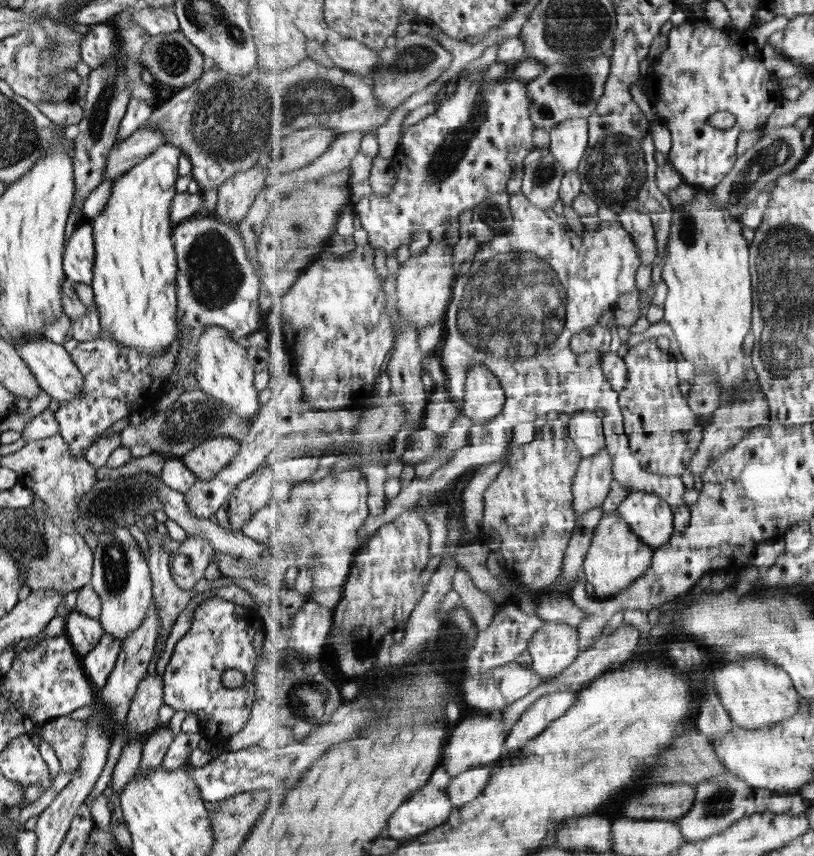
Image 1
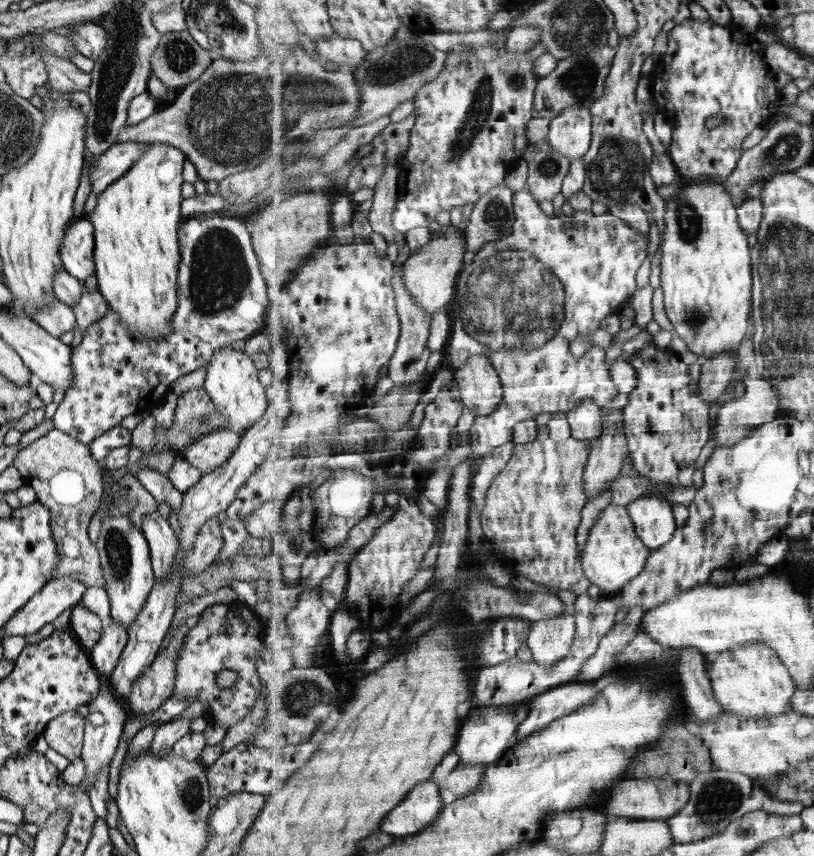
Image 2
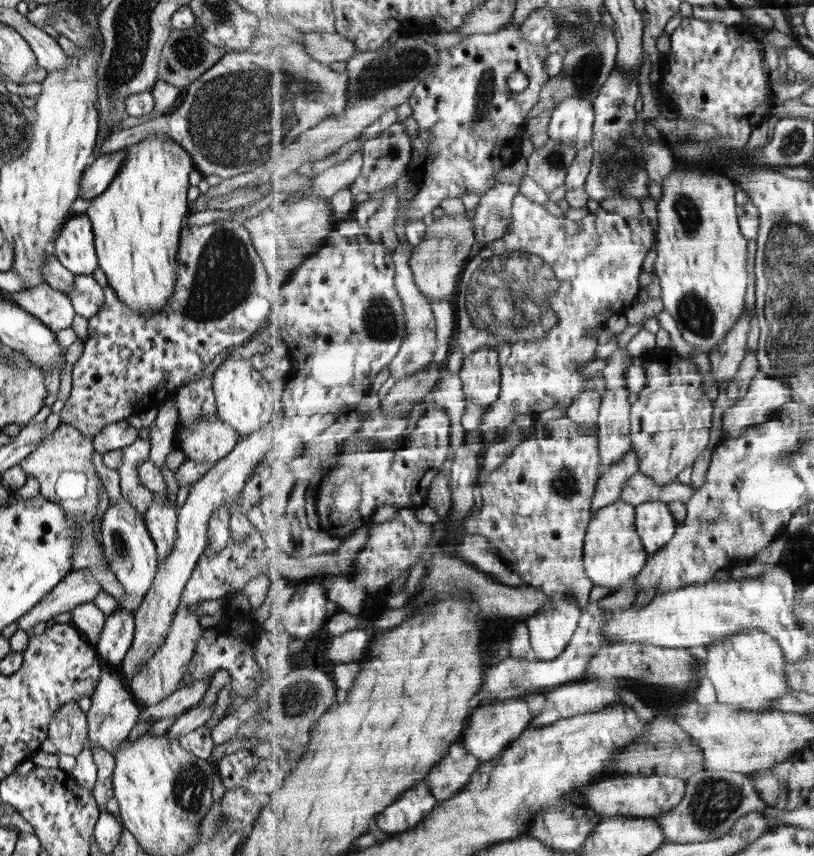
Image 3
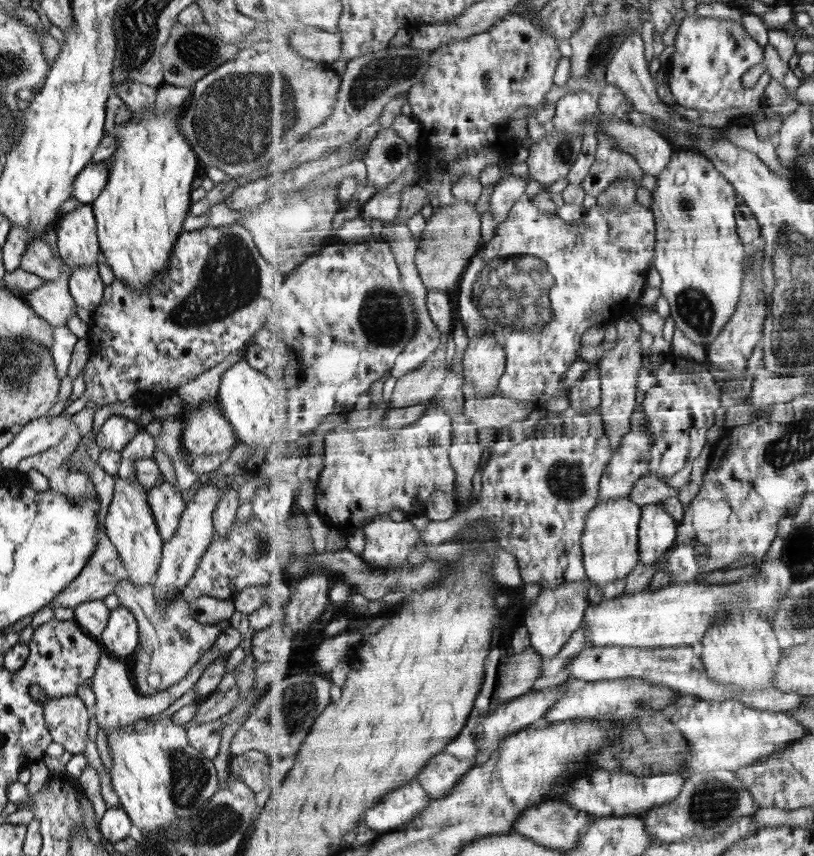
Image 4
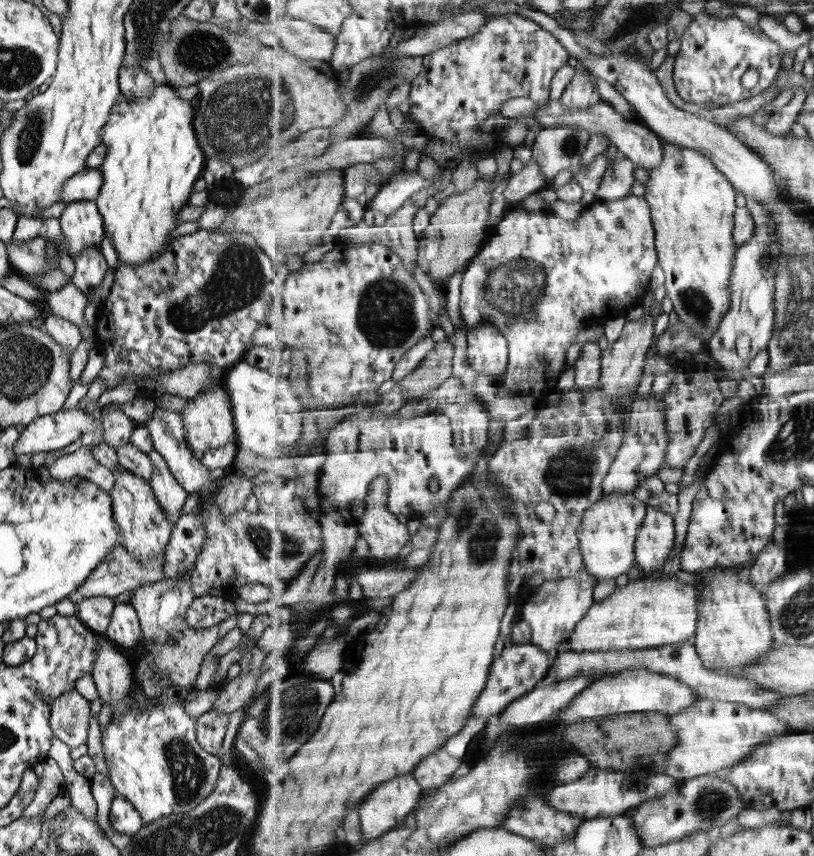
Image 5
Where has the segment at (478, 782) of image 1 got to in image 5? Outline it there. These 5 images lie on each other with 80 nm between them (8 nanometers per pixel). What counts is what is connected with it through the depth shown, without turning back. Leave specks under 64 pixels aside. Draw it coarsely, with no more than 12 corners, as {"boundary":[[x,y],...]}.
{"boundary":[[439,748],[412,775],[424,790],[451,780],[461,766]]}

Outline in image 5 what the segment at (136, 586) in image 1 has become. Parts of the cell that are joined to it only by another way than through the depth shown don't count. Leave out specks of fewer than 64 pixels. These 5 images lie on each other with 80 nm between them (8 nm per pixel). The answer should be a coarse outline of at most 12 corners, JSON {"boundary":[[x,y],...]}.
{"boundary":[[115,472],[109,496],[120,546],[140,564],[162,552],[175,522],[150,483]]}

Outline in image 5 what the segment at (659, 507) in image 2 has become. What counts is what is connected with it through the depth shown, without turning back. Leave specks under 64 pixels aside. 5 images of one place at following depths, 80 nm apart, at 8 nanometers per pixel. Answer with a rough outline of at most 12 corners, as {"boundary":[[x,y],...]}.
{"boundary":[[648,505],[637,564],[661,571],[675,548],[673,515]]}

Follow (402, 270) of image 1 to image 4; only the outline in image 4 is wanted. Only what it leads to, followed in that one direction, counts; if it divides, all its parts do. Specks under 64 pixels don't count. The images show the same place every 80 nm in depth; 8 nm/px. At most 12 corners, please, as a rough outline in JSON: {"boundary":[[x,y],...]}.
{"boundary":[[453,200],[431,214],[416,265],[428,291],[458,289],[480,251],[481,214]]}

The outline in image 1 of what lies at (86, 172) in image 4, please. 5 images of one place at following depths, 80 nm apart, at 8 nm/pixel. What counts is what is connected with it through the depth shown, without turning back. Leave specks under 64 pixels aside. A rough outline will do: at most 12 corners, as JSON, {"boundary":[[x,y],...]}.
{"boundary":[[133,131],[107,154],[113,182],[163,145],[162,132]]}

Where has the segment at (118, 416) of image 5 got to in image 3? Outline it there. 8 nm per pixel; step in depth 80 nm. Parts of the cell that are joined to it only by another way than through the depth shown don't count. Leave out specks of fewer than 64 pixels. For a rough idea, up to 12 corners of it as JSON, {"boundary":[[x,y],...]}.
{"boundary":[[119,420],[90,441],[95,452],[125,448],[138,432]]}

